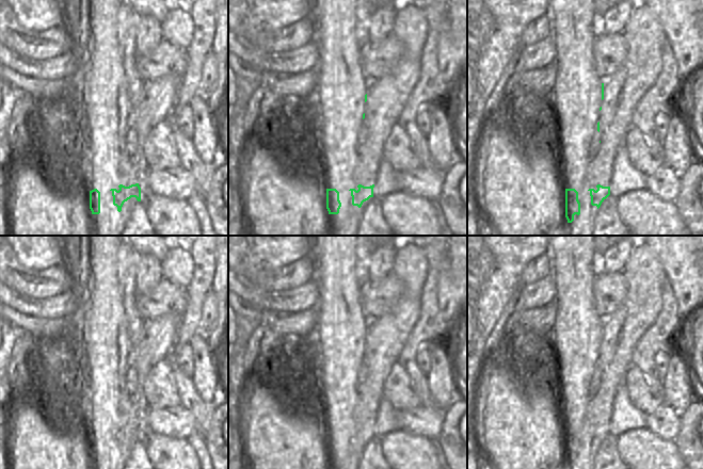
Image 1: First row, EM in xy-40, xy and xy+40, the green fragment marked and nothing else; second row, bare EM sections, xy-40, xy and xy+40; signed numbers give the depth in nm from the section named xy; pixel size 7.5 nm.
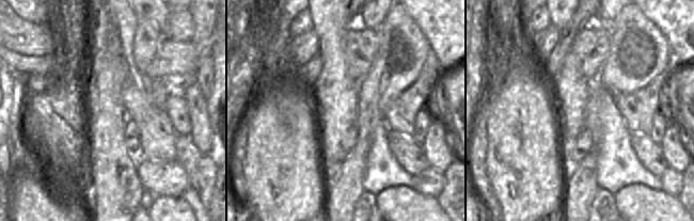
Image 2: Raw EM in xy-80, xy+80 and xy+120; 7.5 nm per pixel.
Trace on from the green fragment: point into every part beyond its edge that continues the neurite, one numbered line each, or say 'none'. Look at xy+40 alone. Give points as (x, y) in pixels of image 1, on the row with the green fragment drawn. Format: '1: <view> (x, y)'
1: xy+40 (576, 98)

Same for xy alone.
1: xy (338, 99)

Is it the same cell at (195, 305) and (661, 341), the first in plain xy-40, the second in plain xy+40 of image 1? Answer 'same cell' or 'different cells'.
same cell

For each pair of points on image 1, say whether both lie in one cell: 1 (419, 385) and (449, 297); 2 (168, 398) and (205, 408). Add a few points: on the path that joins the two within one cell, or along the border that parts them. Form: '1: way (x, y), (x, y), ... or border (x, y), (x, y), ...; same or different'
1: border (436, 295), (438, 307), (436, 318), (450, 325); different
2: border (172, 376), (179, 403); different

